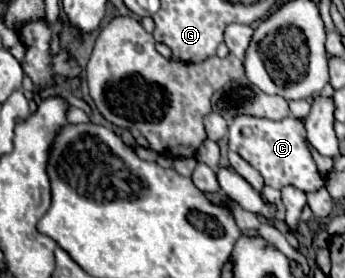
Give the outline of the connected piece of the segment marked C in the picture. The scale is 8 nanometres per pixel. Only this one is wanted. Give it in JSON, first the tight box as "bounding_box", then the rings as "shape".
{"bounding_box":[230,115,324,191],"shape":[[[238,115],[230,125],[230,149],[236,151],[244,161],[248,161],[260,175],[264,177],[264,183],[270,187],[282,187],[282,185],[294,185],[302,191],[316,191],[324,185],[324,179],[320,177],[314,159],[306,147],[306,133],[304,125],[294,119],[286,117],[282,121],[264,121],[250,115]]]}

